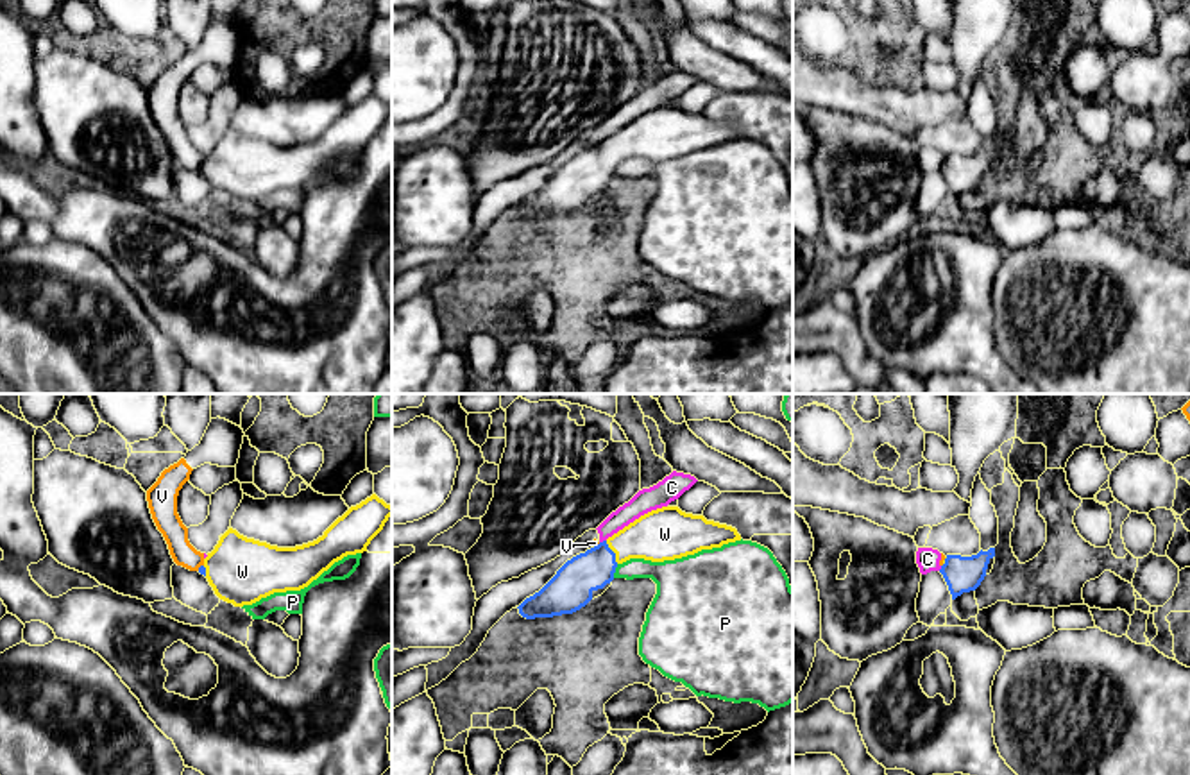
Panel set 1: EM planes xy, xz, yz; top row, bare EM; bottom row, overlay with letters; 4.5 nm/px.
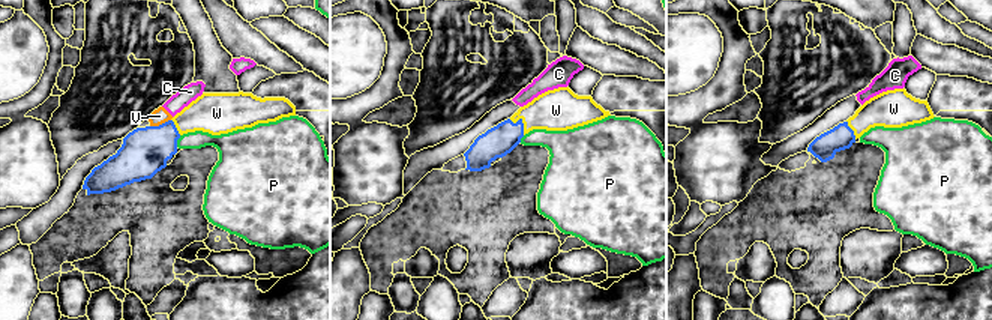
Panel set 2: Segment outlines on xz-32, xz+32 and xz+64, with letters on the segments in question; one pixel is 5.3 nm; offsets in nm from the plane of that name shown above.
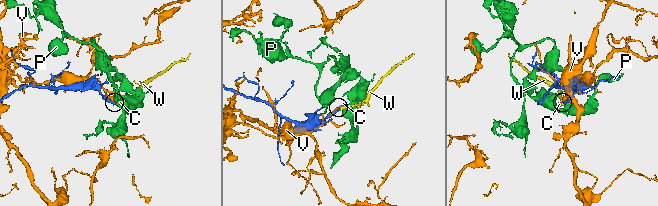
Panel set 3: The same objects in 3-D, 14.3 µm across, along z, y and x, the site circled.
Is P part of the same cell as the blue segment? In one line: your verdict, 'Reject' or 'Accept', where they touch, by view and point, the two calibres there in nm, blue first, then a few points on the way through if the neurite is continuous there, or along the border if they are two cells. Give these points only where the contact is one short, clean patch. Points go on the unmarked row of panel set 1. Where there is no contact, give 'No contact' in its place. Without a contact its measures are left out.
Reject. Touches blue at xz (614, 170). Thickness 190 nm (blue) against 140 nm. Boundary: xz (618, 163), (612, 176)

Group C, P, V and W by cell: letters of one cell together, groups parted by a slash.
C V / P / W

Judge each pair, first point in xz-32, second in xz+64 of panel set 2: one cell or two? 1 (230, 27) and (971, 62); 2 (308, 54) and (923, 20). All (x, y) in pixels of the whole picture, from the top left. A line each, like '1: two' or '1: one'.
1: one
2: one

